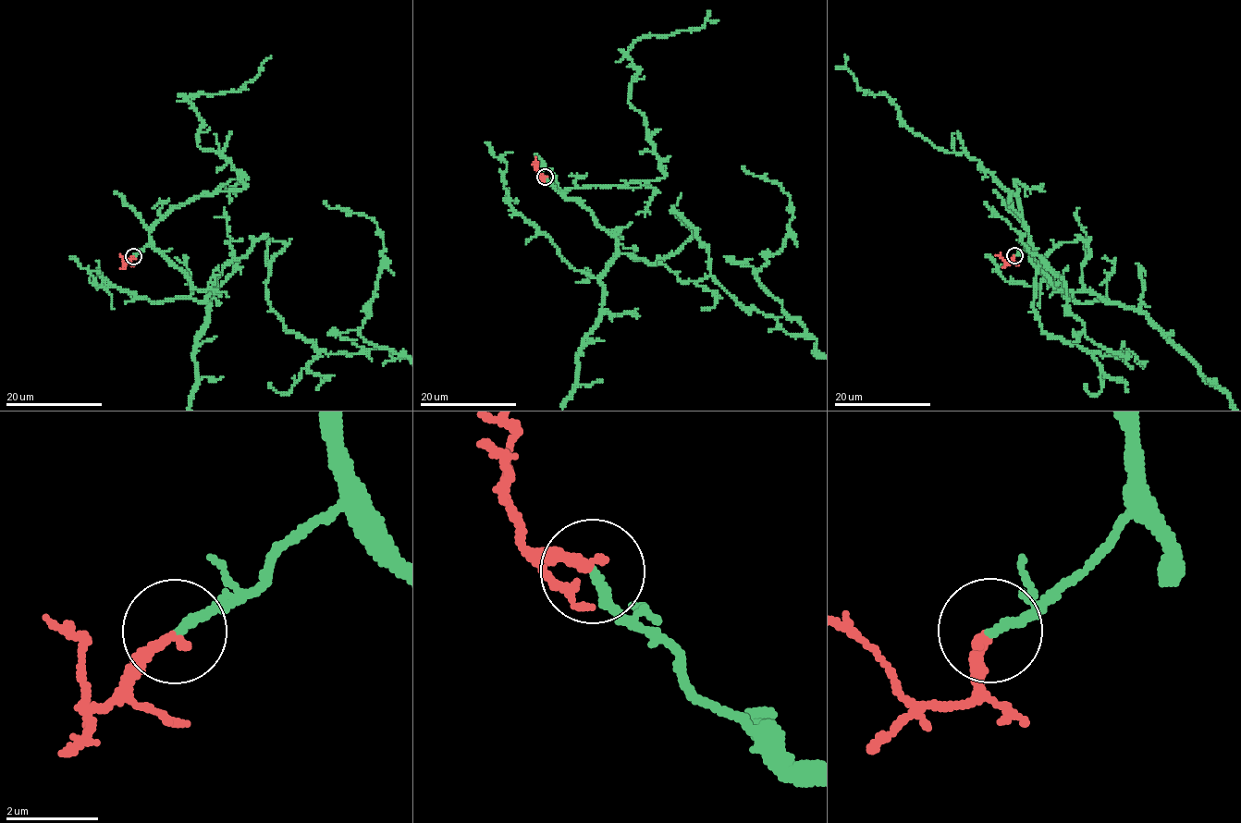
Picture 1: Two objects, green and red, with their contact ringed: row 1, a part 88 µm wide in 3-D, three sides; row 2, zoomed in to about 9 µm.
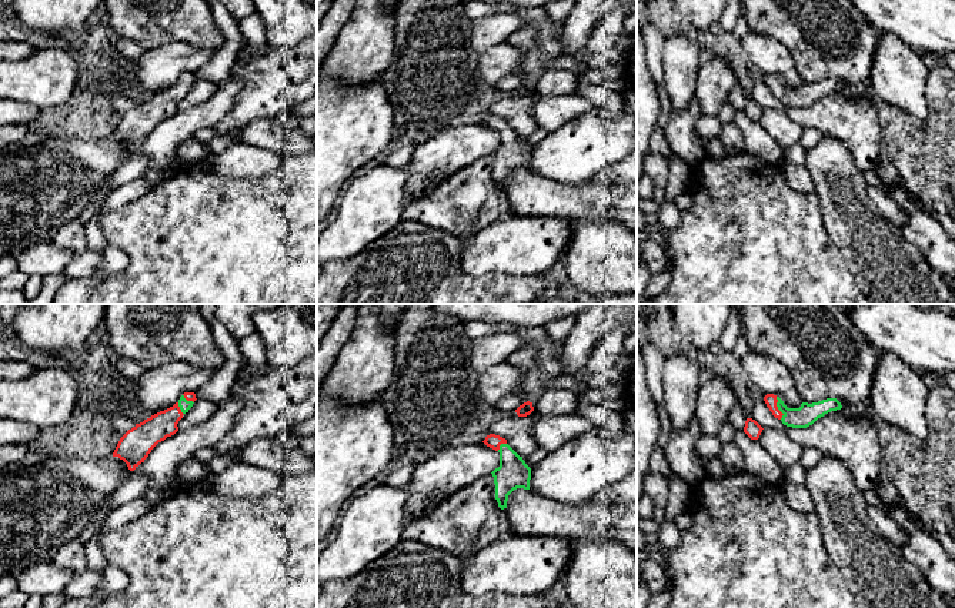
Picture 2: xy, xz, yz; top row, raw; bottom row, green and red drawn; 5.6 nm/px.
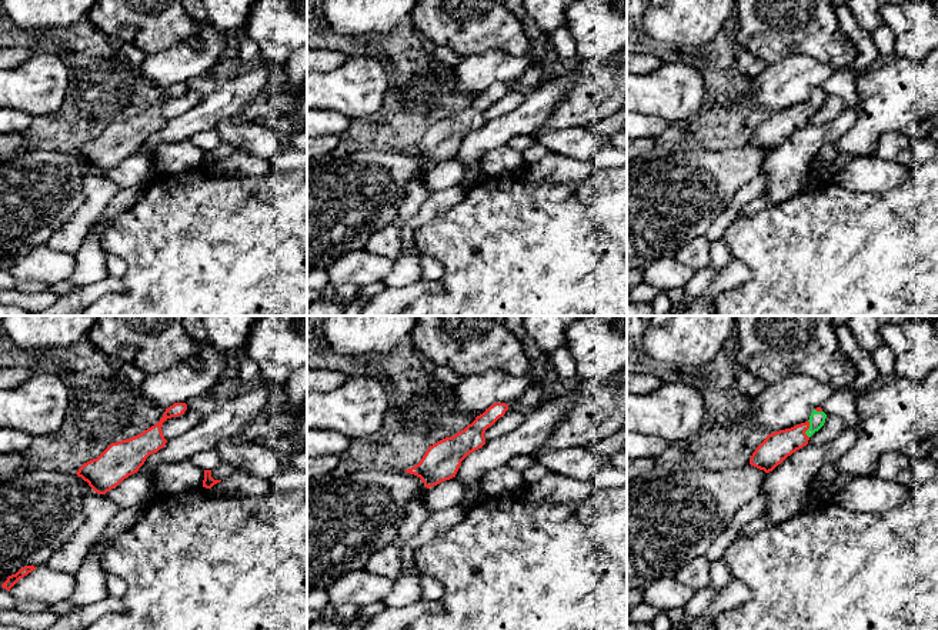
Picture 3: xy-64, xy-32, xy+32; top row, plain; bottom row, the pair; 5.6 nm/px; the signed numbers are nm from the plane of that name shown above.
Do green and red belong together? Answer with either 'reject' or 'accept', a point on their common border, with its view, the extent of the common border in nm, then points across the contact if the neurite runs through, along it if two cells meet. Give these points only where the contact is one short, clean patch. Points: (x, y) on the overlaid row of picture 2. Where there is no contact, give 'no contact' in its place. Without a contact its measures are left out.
accept; meets green in yz at (778, 408); contact 130 nm long; runs through yz (807, 414), (784, 414), (778, 408), (770, 400)

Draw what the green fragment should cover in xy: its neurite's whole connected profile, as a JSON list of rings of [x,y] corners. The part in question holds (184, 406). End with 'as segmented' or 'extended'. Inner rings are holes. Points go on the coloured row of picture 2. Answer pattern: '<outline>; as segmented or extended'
[[[184,392],[173,407],[136,424],[120,438],[113,457],[118,457],[130,471],[134,471],[158,442],[178,431],[178,421],[196,400],[194,392]]]; extended

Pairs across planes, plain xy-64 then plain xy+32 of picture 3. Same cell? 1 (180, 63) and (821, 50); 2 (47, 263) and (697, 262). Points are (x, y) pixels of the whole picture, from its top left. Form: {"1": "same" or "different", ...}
{"1": "different", "2": "different"}

